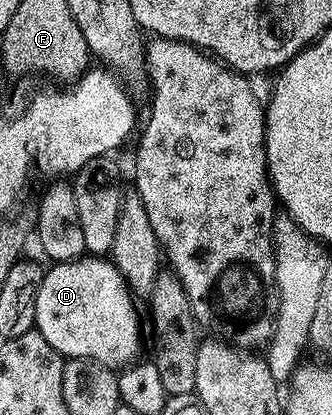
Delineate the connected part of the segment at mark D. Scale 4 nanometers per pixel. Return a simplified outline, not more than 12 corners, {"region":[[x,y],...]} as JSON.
{"region":[[115,262],[52,264],[35,328],[64,359],[140,356],[136,298]]}

